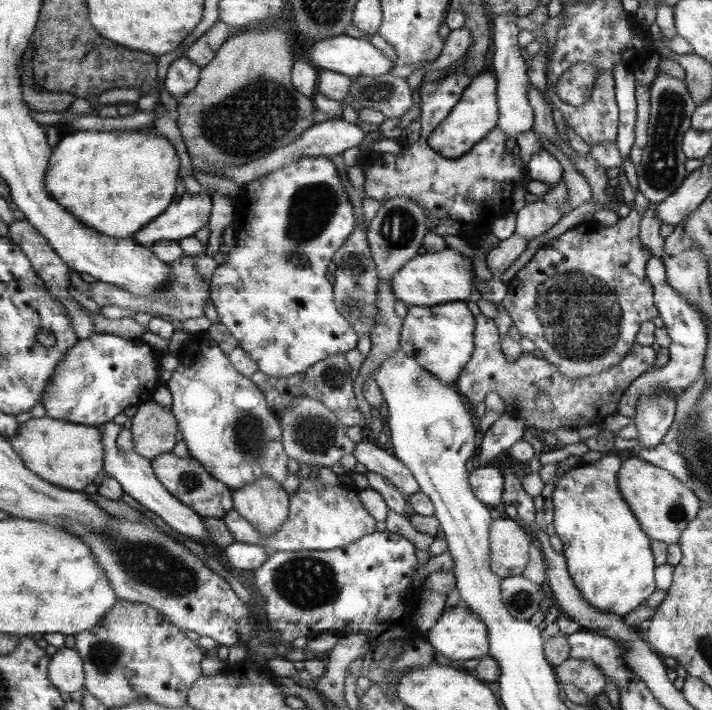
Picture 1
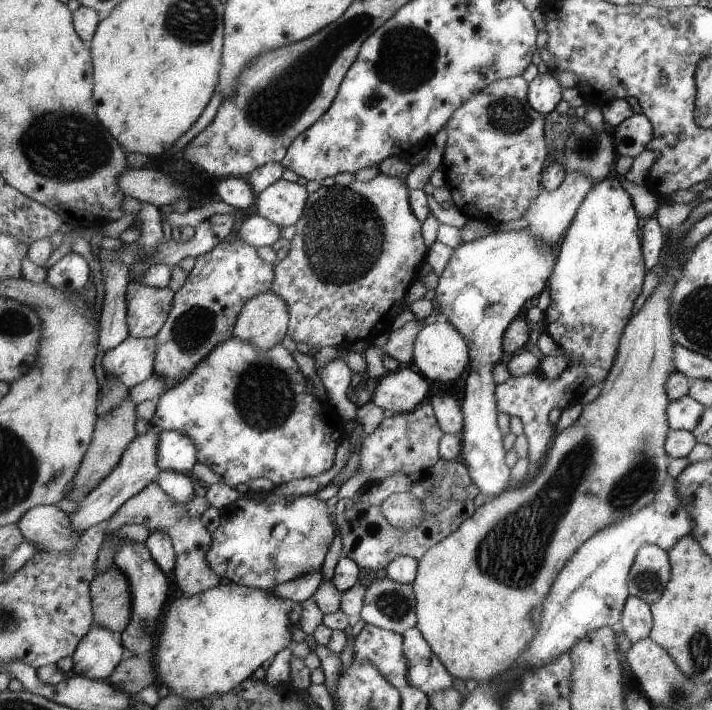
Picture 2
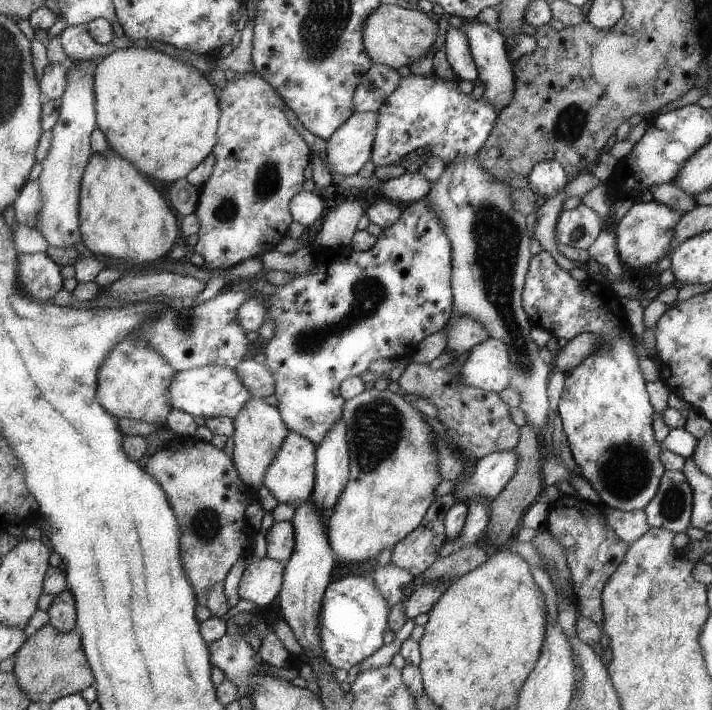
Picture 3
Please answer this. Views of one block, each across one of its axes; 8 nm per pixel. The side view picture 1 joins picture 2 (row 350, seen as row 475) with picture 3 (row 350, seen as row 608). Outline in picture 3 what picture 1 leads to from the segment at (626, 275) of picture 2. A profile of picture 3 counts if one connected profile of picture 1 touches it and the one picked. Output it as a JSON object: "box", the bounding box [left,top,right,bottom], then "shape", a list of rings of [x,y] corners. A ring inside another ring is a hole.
{"box":[523,250,665,511],"shape":[[[542,250],[532,257],[527,286],[523,288],[523,307],[533,325],[538,324],[557,339],[569,340],[582,333],[597,334],[603,338],[603,345],[596,352],[566,374],[558,411],[581,476],[588,480],[600,496],[600,502],[621,511],[637,511],[643,510],[654,498],[665,468],[659,457],[662,444],[654,436],[655,410],[642,378],[642,370],[638,366],[641,359],[634,352],[634,336],[629,330],[626,314],[614,295],[616,294],[609,285],[589,279],[577,281],[570,276],[565,262],[556,262],[555,257]]]}

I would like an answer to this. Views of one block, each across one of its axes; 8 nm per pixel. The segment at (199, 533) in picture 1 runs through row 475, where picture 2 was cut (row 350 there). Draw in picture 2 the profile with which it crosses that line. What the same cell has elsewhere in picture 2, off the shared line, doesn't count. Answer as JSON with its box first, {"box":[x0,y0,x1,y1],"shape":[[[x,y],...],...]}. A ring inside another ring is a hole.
{"box":[101,336,156,388],"shape":[[[129,336],[108,352],[102,353],[101,367],[105,376],[120,378],[126,388],[144,382],[154,373],[156,340],[153,337]]]}

